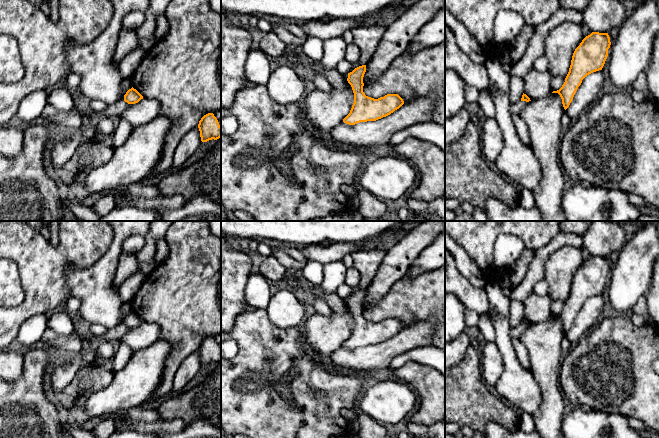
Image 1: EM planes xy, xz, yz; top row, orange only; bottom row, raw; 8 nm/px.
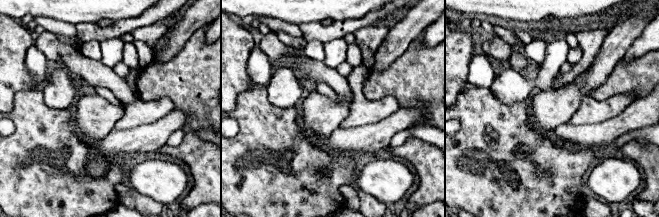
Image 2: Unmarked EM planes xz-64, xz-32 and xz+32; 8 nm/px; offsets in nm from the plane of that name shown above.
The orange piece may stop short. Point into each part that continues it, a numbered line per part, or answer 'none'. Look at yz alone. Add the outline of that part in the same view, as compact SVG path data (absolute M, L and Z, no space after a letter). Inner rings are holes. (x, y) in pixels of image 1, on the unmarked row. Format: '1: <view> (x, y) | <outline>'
none

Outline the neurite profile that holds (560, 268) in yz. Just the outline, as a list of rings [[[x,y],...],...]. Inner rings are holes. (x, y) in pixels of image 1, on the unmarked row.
[[[564,246],[553,252],[545,264],[544,279],[552,301],[566,302],[575,273],[583,260],[581,248]]]

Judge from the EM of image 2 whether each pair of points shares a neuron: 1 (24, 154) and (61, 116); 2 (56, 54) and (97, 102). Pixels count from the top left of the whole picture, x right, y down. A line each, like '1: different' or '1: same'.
1: same
2: different

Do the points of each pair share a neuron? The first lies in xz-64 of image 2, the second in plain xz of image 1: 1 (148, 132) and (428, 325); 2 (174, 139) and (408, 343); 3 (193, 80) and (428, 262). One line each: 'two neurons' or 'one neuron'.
1: one neuron
2: two neurons
3: two neurons

